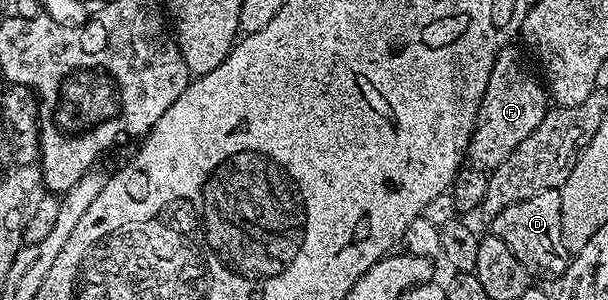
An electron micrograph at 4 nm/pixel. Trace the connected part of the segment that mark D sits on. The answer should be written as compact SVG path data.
M559 190L541 191L513 207L505 207L498 215L490 218L490 232L498 236L513 251L521 266L525 267L532 278L544 277L554 282L567 270L569 254L565 238L561 235L561 195Z

